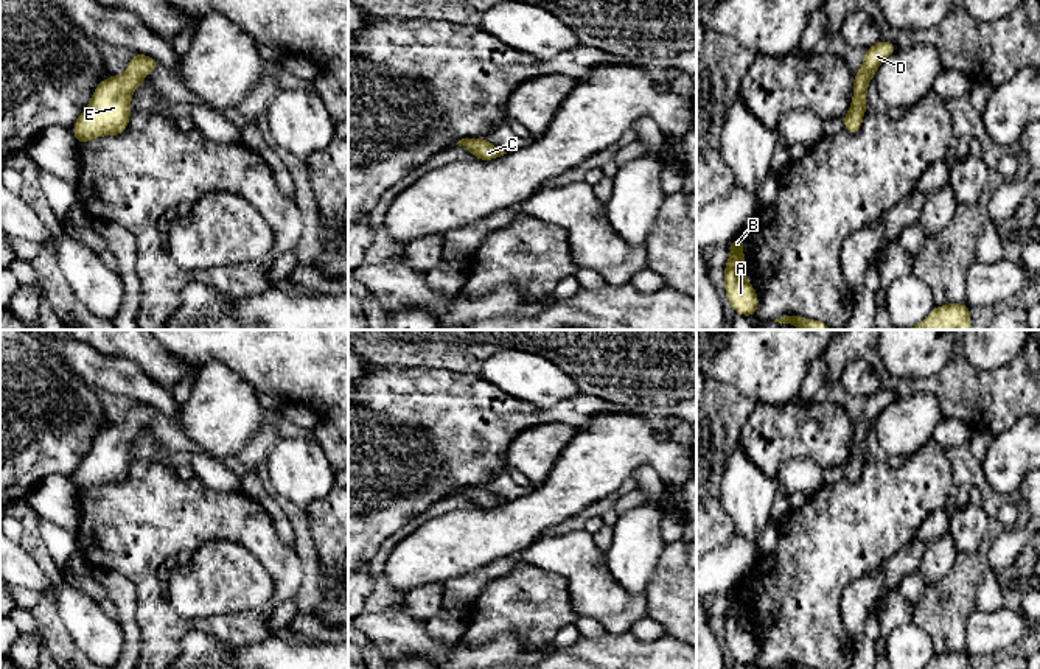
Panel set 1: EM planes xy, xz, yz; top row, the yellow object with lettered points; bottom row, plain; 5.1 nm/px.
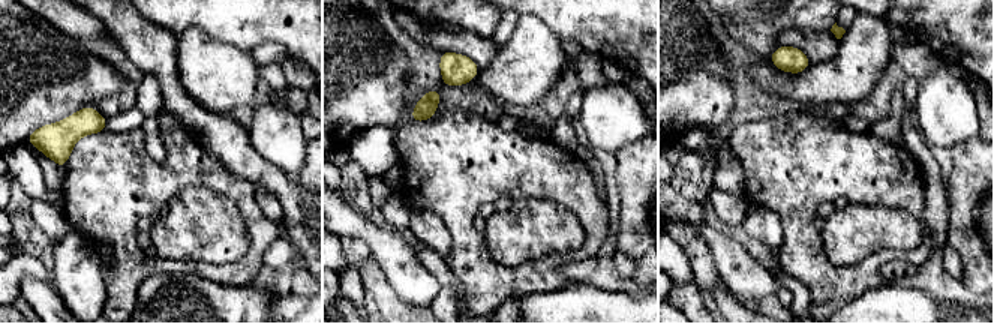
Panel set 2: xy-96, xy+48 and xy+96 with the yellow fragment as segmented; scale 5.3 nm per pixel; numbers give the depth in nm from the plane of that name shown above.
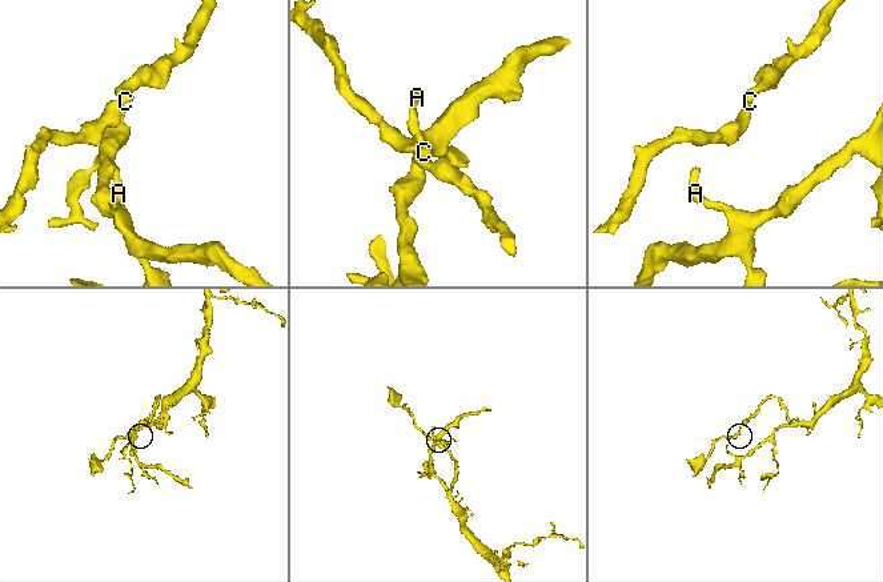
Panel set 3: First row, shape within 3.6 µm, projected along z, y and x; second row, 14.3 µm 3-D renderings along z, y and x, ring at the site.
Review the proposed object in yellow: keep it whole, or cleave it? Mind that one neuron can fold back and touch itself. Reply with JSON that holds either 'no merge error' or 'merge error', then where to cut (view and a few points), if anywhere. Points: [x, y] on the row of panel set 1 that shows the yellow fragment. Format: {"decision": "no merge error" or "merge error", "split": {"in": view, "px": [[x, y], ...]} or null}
{"decision": "no merge error", "split": null}

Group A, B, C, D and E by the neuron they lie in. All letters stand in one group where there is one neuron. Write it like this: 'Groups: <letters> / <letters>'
Groups: A B C D E

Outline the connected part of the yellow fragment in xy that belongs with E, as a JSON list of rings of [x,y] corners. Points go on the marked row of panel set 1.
[[[134,53],[123,75],[104,78],[95,87],[89,106],[72,126],[76,143],[81,146],[90,138],[123,134],[132,112],[132,92],[157,65],[160,64],[154,58]]]

